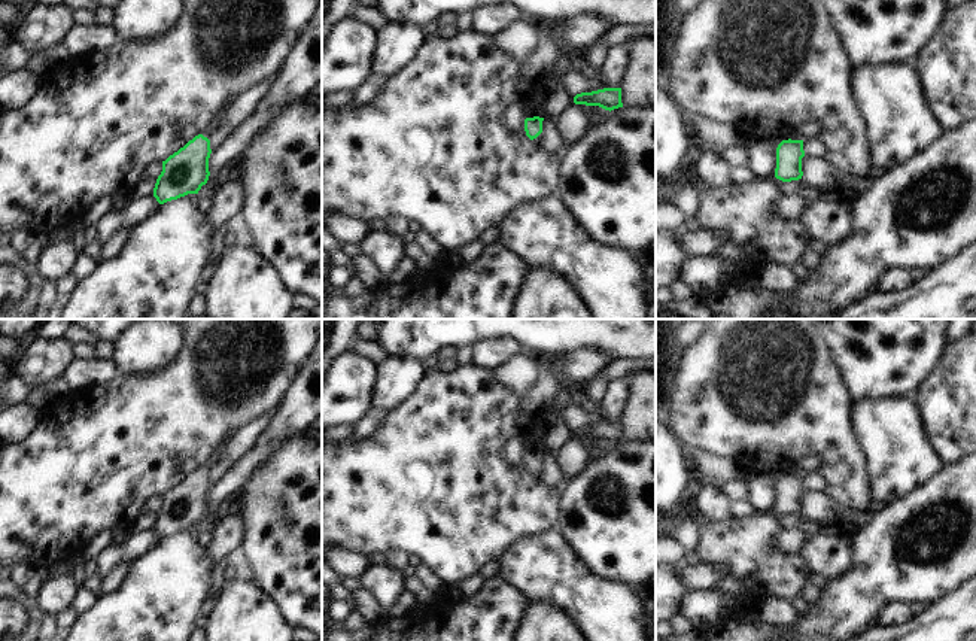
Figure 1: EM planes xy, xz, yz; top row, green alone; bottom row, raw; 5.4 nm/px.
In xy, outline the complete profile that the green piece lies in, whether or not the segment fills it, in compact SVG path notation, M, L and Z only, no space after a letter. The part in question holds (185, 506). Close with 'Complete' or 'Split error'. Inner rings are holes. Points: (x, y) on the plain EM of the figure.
M224 446L201 468L162 495L162 505L153 522L153 531L159 538L188 528L198 528L201 520L207 517L210 510L209 492L212 487L209 473L218 462L222 450Z. Split error

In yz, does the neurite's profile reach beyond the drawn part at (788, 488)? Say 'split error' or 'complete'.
complete

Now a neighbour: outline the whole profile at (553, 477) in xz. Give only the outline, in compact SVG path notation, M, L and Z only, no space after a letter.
M545 450L542 455L542 477L539 481L553 489L560 489L566 481L562 470L556 464L556 450Z

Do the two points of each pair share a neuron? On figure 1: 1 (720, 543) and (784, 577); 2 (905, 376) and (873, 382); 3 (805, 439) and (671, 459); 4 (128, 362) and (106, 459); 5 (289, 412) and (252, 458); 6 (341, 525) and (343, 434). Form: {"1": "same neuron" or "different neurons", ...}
{"1": "same neuron", "2": "same neuron", "3": "different neurons", "4": "different neurons", "5": "same neuron", "6": "different neurons"}

